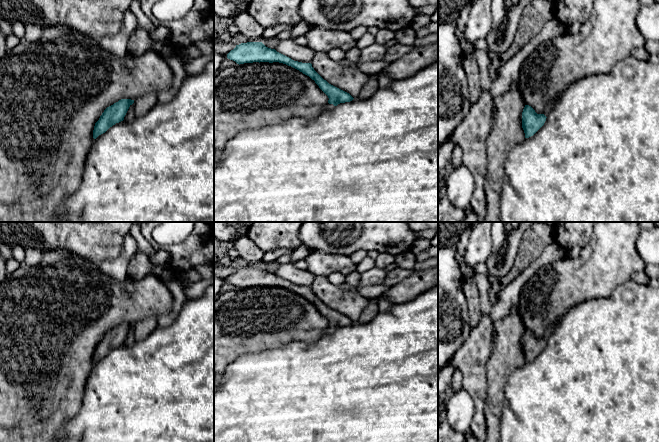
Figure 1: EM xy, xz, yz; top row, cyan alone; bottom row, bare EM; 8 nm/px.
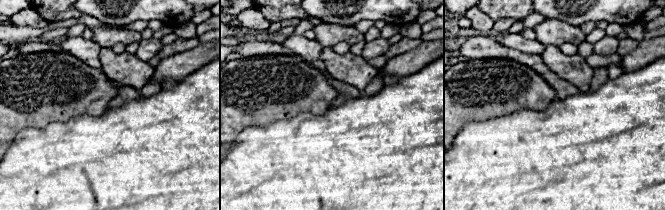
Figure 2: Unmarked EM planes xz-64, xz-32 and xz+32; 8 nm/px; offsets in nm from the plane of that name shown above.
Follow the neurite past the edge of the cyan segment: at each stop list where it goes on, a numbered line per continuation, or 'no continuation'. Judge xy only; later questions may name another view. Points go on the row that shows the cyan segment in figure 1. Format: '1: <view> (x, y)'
no continuation

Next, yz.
1: yz (549, 107)

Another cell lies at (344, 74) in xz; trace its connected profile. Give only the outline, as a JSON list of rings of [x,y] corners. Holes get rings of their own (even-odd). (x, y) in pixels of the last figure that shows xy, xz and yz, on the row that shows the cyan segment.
[[[317,51],[312,62],[314,70],[329,84],[358,98],[369,75],[362,72],[358,63],[347,59],[336,61],[332,54]]]

